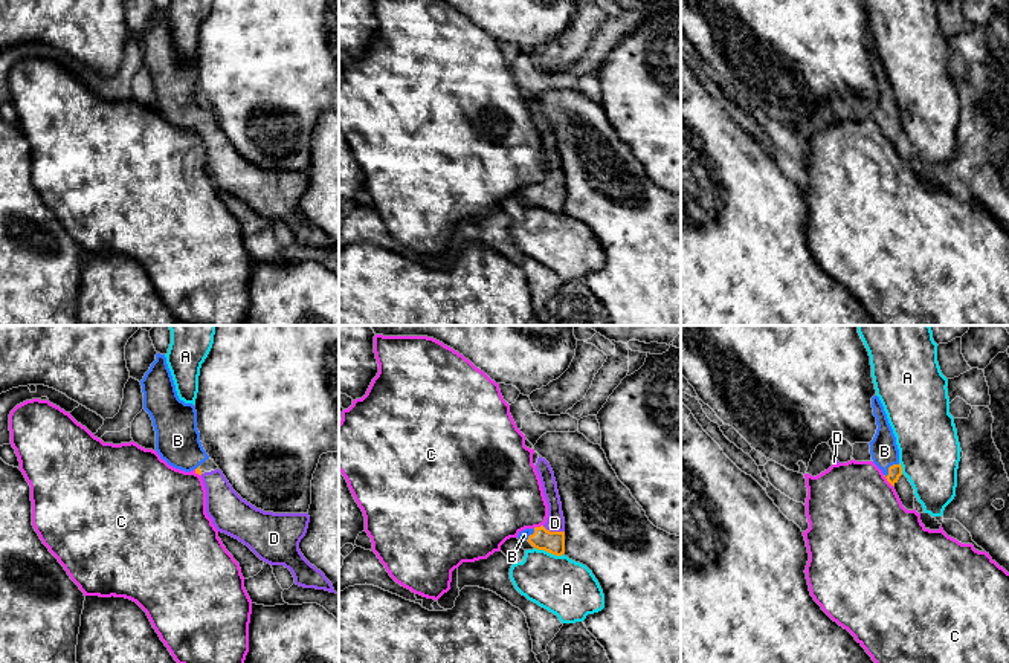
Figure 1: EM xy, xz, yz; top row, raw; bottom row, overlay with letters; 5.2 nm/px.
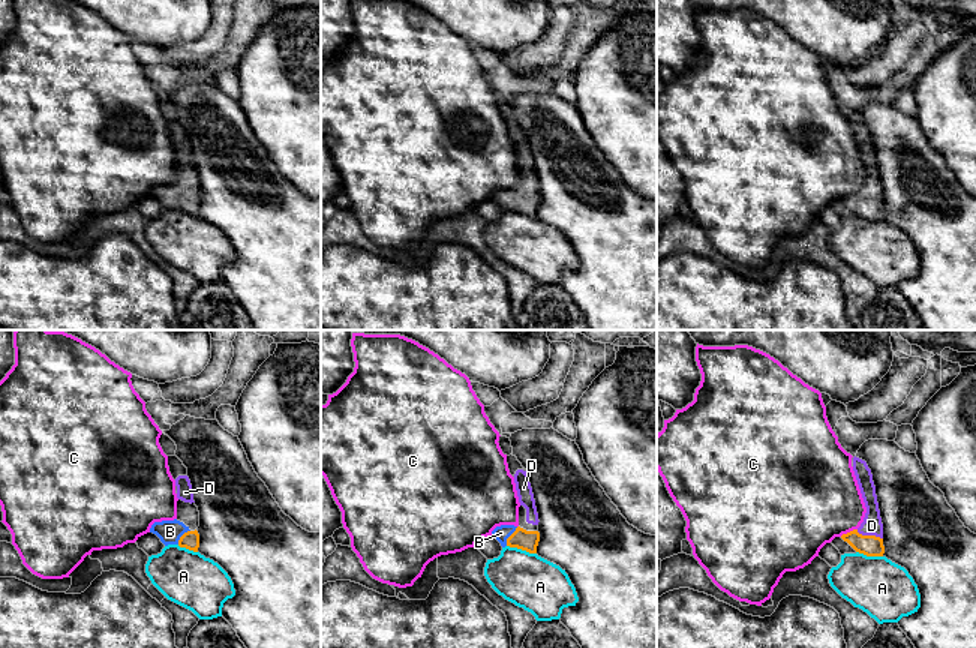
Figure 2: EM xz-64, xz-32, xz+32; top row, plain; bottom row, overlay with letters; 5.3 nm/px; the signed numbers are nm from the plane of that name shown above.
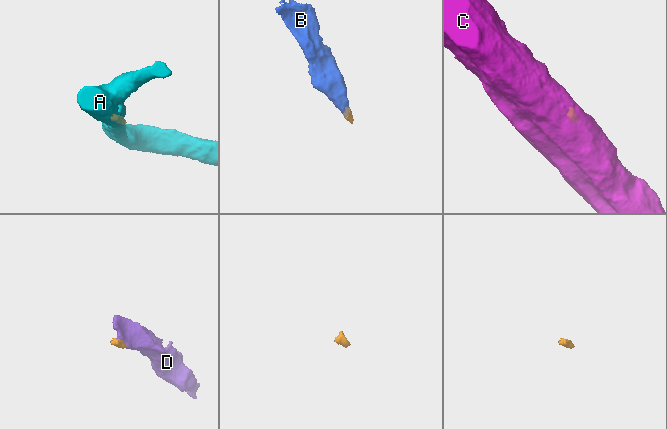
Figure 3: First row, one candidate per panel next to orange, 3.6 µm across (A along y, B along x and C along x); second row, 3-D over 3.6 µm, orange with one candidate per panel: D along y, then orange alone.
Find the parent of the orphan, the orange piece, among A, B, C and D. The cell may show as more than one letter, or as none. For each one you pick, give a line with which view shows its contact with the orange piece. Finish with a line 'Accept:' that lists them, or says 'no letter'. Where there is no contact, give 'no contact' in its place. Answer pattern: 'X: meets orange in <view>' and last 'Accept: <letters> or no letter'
B: meets orange in yz
D: meets orange in xz
Accept: B, D

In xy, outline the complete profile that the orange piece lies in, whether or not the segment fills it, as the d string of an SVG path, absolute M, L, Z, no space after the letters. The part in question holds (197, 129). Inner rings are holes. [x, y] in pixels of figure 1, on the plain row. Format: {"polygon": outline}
{"polygon": "M156 12L140 43L143 67L153 78L160 116L176 127L201 133L200 122L209 113L200 99L197 69L192 61L179 57L165 12Z"}

